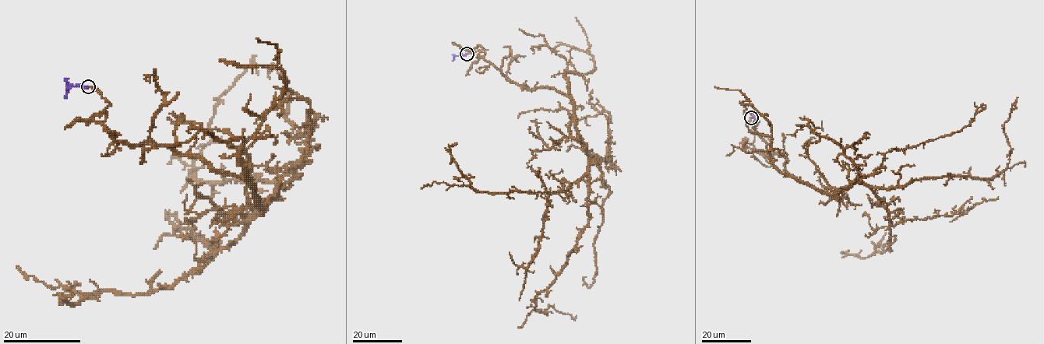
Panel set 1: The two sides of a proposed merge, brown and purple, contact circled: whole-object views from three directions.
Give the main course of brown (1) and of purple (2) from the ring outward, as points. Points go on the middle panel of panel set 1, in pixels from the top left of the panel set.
1: (467, 54), (480, 50), (522, 88), (553, 88), (573, 103), (588, 159), (587, 224), (534, 309), (576, 315)
2: (467, 54), (454, 57), (452, 61)

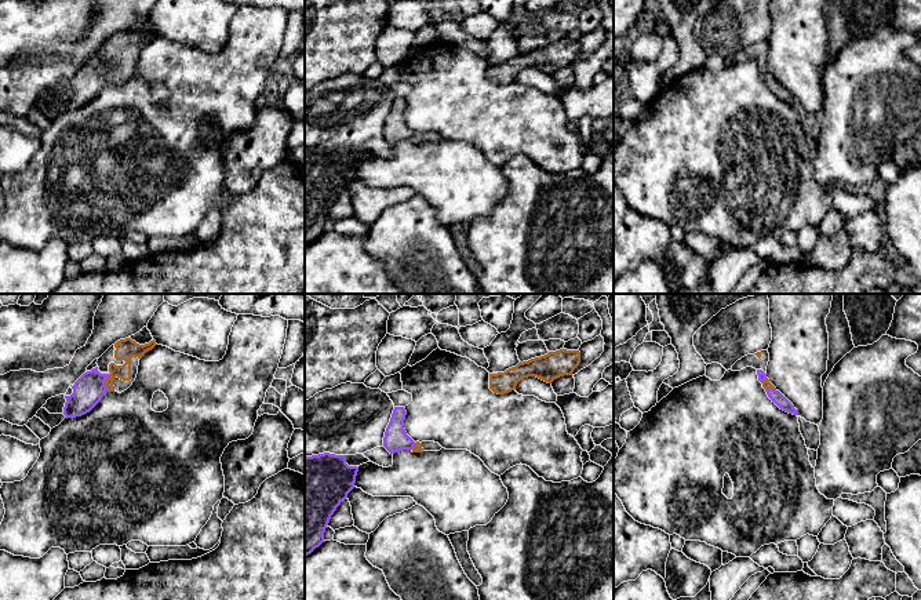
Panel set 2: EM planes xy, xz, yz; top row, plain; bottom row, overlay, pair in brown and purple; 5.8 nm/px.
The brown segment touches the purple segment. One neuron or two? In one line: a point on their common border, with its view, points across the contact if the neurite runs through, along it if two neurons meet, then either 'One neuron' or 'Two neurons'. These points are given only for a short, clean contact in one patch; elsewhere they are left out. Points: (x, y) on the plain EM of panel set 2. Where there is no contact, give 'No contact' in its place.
Touches brown at xy (105, 73). Path across: xy (126, 40), (126, 55), (105, 73), (95, 75), (88, 80). One neuron

